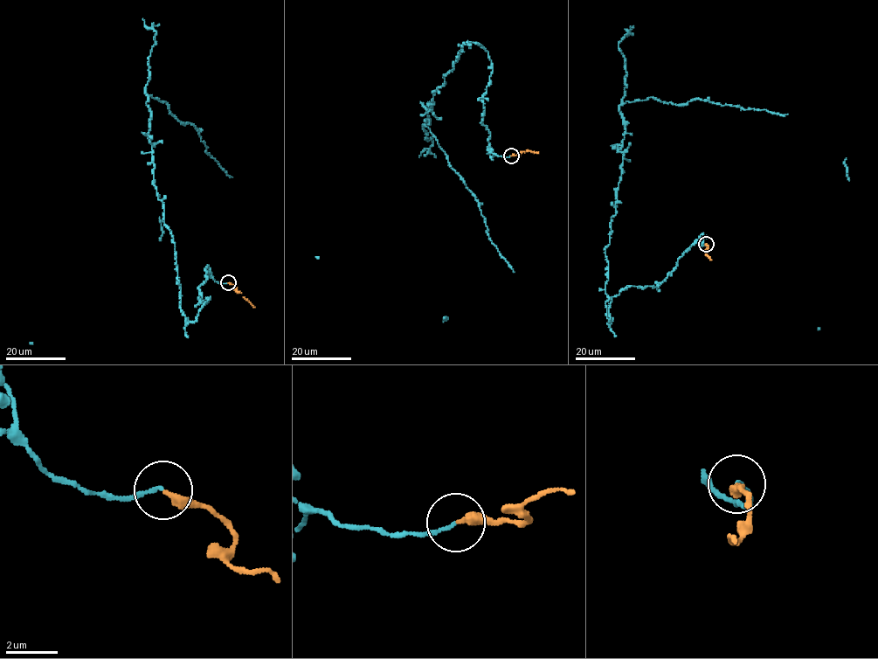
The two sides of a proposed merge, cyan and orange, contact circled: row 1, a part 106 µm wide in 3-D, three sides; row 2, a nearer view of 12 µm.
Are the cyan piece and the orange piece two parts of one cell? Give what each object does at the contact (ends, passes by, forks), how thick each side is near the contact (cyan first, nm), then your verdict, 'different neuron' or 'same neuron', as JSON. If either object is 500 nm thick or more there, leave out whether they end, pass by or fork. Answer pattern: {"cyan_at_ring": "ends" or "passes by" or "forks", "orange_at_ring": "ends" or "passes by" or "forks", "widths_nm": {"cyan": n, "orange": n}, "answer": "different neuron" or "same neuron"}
{"cyan_at_ring": "ends", "orange_at_ring": "ends", "widths_nm": {"cyan": 120, "orange": 320}, "answer": "same neuron"}

